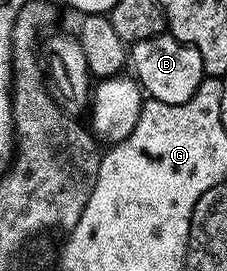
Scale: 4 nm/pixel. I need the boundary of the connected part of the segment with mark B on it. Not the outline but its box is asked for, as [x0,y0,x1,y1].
[128,34,206,104]

